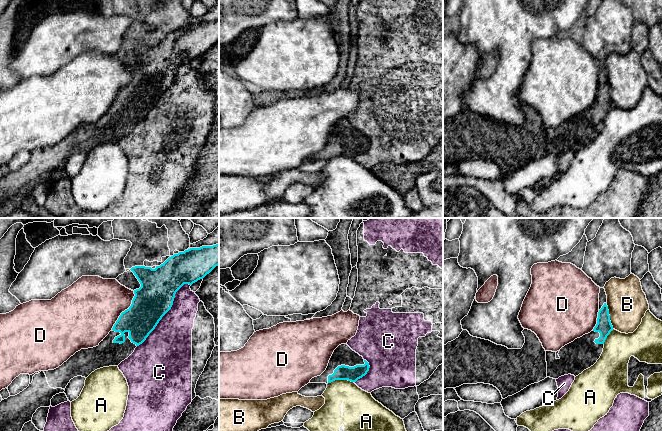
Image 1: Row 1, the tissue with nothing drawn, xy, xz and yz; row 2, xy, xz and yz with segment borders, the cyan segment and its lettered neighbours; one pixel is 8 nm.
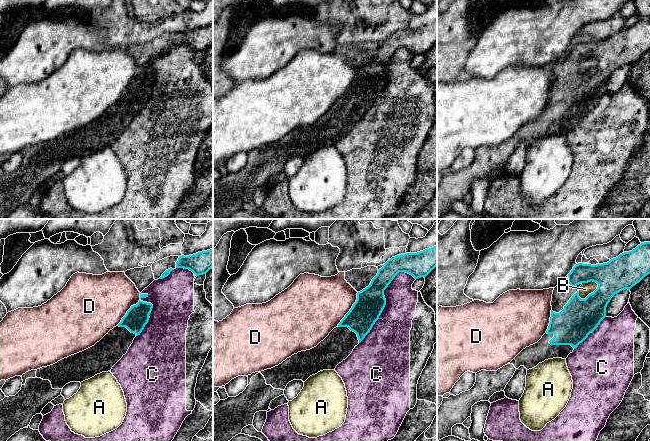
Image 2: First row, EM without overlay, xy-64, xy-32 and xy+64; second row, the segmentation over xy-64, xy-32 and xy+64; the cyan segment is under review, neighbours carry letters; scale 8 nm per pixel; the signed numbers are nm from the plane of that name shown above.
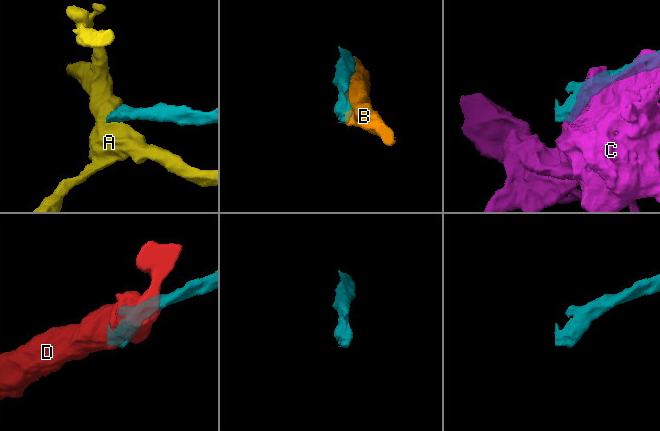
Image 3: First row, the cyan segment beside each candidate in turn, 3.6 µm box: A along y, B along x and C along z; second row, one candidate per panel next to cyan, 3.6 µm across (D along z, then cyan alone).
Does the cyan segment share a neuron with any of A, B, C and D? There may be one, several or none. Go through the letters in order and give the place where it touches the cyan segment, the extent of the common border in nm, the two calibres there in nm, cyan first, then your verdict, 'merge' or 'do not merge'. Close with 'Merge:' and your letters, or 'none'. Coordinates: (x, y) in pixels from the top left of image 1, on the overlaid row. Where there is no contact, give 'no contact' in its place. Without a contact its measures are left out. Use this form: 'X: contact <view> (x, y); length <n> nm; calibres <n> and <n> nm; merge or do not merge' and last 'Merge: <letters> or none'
A: contact xz (340, 379); length 200 nm; calibres 120 and 240 nm; do not merge
B: contact yz (609, 317); length 200 nm; calibres 120 and 320 nm; do not merge
C: contact xy (166, 312); length 650 nm; calibres 300 and 340 nm; do not merge
D: contact xy (125, 310); length 360 nm; calibres 300 and 420 nm; do not merge
Merge: none

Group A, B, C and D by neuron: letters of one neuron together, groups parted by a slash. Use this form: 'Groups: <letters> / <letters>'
Groups: A / B / C / D

